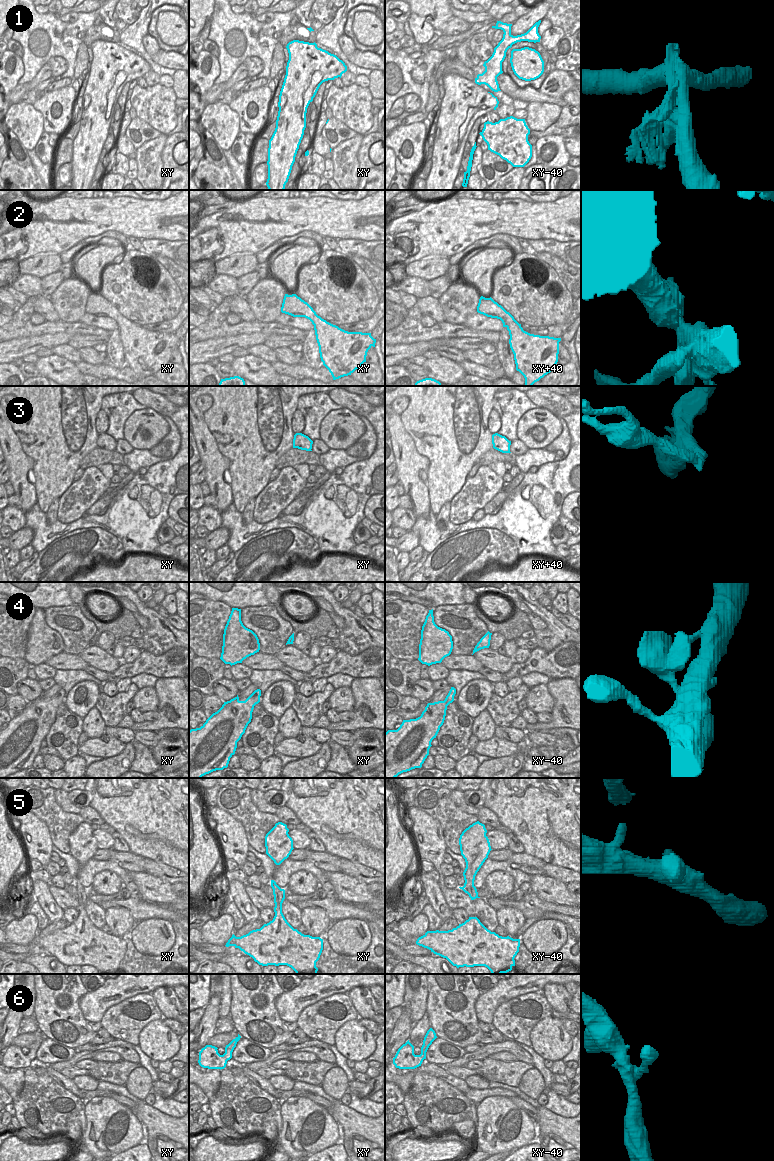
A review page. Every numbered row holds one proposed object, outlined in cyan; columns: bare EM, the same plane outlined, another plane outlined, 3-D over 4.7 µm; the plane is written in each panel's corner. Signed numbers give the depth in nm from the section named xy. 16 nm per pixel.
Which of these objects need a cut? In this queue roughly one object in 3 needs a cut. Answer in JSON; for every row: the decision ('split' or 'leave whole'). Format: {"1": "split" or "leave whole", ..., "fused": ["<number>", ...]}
{"1": "split", "2": "split", "3": "split", "4": "leave whole", "5": "leave whole", "6": "leave whole", "fused": ["1", "2", "3"]}

